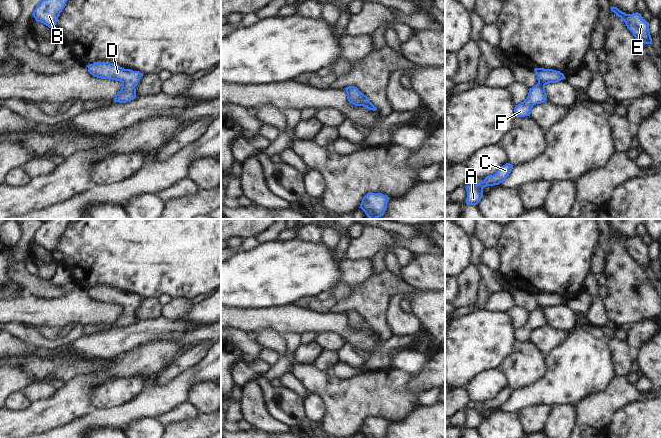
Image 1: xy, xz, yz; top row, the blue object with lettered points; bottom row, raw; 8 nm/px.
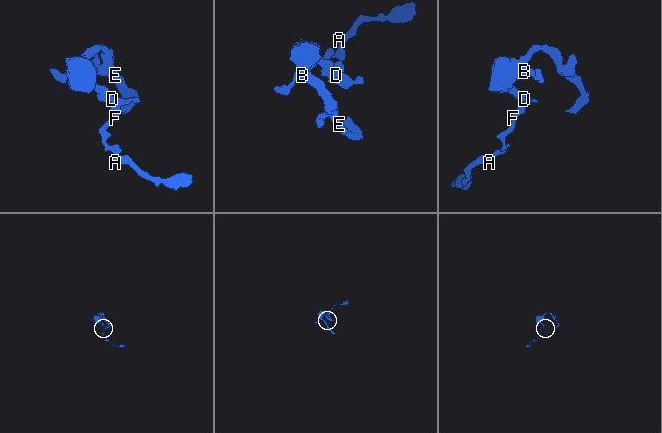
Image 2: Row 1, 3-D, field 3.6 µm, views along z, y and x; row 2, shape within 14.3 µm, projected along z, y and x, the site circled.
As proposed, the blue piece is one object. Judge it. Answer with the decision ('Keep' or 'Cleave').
Keep.

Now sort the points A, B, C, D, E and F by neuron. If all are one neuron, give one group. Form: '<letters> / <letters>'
A B C D E F

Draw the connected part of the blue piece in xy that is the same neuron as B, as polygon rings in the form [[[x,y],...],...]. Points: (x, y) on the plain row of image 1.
[[[48,219],[36,230],[32,237],[33,241],[37,246],[52,253],[57,248],[58,241],[70,220],[72,219]]]

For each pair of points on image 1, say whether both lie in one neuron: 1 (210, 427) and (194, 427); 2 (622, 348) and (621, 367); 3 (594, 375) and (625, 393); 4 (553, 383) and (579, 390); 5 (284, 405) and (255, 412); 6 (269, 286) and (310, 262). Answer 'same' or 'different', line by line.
1: same
2: same
3: different
4: same
5: different
6: same

